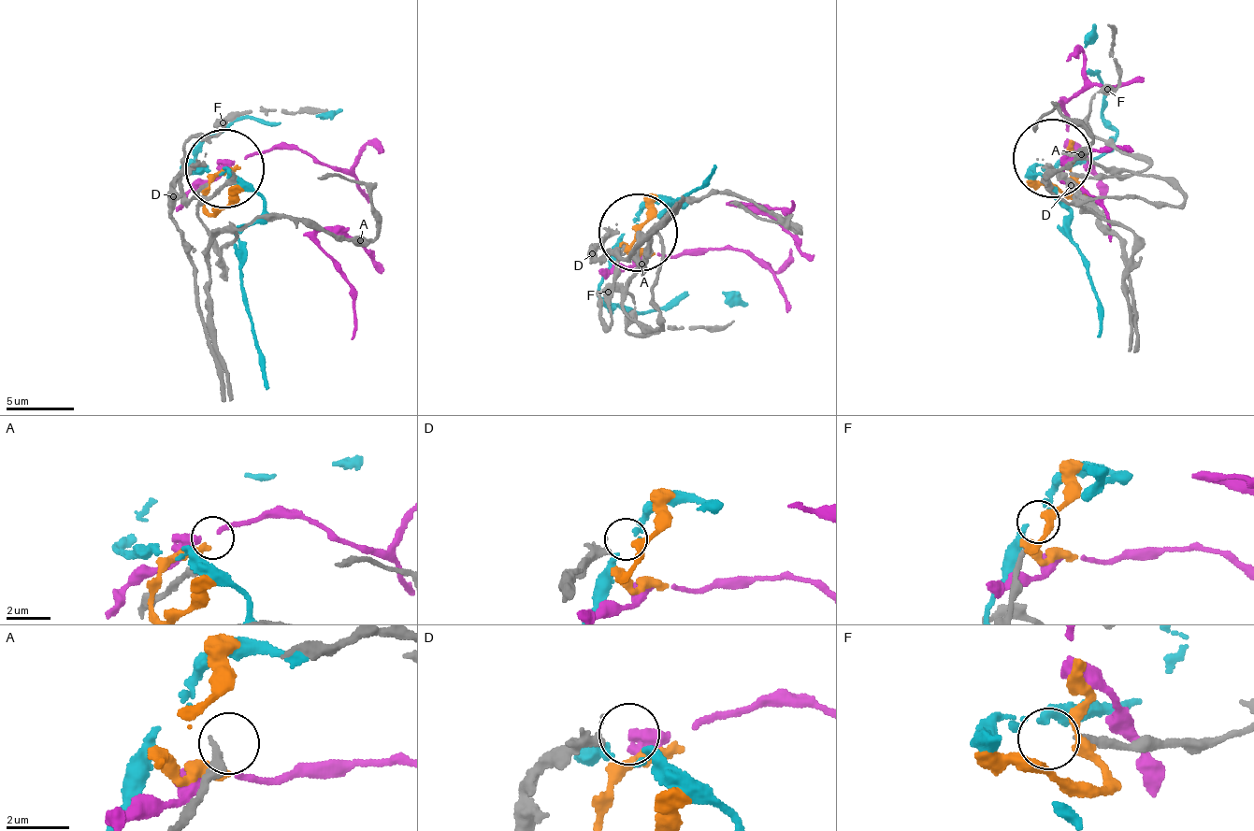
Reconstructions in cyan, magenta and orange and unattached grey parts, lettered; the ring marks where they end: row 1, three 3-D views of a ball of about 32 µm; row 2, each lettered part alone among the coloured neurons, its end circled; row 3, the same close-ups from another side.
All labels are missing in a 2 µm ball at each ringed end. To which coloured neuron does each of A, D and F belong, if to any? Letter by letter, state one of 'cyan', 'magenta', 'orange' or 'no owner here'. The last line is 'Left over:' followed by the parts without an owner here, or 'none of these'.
A: no owner here
D: no owner here
F: no owner here
Left over: A, D, F

